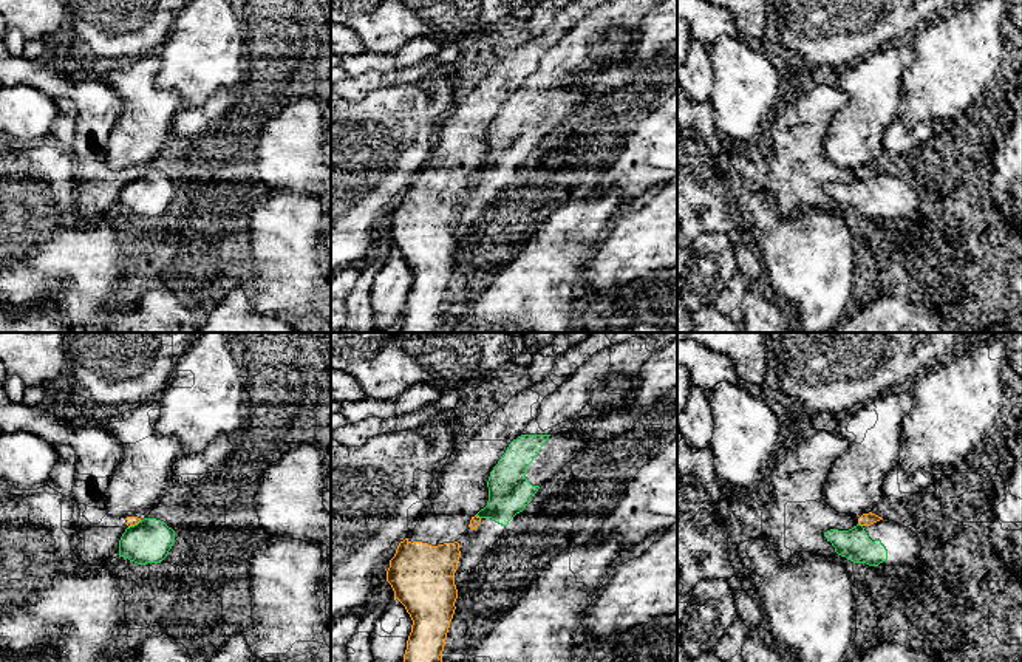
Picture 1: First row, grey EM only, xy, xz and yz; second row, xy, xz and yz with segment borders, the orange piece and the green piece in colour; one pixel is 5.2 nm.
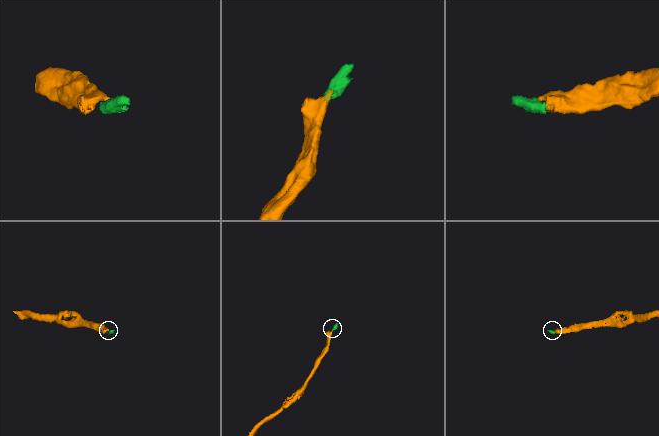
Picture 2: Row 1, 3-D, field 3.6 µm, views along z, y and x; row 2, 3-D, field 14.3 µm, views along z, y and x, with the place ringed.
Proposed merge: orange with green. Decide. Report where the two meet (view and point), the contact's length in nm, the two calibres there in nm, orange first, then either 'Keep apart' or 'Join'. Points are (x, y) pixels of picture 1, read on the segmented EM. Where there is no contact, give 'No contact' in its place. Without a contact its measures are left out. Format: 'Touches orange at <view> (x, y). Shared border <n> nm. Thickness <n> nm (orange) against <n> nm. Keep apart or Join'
Touches orange at yz (860, 523). Shared border 30 nm. Thickness 70 nm (orange) against 160 nm. Keep apart

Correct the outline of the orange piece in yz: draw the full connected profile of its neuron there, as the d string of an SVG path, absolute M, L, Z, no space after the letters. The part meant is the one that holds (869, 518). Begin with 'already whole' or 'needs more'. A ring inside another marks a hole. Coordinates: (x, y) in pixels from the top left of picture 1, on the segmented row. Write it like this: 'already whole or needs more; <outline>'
needs more; M809 428L792 447L782 447L767 467L772 501L761 507L762 534L782 561L801 552L835 555L824 537L827 531L883 520L872 512L860 518L840 514L823 500L829 470L847 450L849 441L840 433Z

